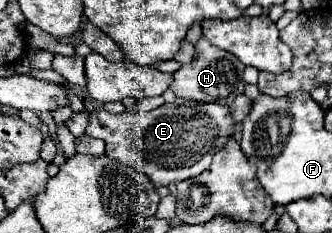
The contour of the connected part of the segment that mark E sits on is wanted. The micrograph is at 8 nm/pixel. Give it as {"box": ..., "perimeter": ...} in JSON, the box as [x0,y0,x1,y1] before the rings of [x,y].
{"box":[87,98,235,186],"perimeter":[[[177,98],[151,112],[109,114],[95,110],[89,114],[87,134],[107,144],[107,156],[137,168],[155,186],[167,186],[201,174],[211,164],[213,154],[225,146],[227,136],[235,132],[233,128],[235,122],[227,106]]]}

